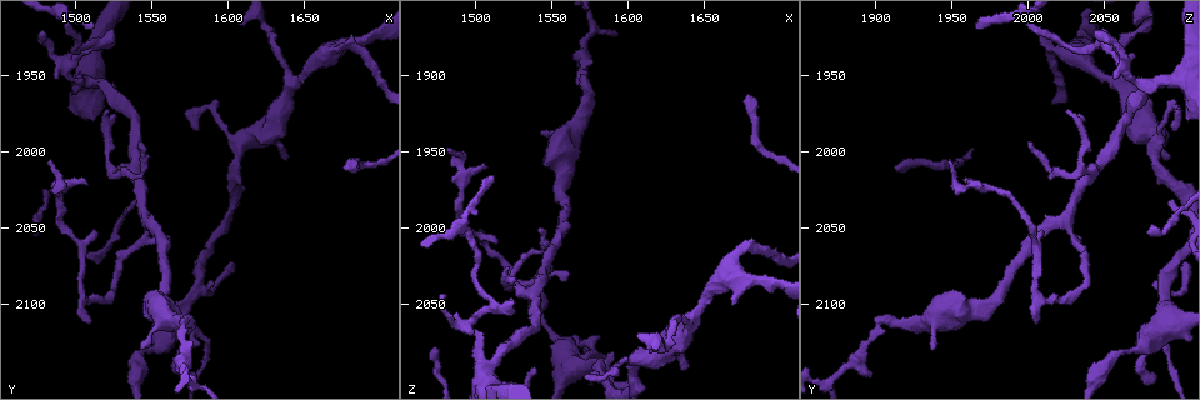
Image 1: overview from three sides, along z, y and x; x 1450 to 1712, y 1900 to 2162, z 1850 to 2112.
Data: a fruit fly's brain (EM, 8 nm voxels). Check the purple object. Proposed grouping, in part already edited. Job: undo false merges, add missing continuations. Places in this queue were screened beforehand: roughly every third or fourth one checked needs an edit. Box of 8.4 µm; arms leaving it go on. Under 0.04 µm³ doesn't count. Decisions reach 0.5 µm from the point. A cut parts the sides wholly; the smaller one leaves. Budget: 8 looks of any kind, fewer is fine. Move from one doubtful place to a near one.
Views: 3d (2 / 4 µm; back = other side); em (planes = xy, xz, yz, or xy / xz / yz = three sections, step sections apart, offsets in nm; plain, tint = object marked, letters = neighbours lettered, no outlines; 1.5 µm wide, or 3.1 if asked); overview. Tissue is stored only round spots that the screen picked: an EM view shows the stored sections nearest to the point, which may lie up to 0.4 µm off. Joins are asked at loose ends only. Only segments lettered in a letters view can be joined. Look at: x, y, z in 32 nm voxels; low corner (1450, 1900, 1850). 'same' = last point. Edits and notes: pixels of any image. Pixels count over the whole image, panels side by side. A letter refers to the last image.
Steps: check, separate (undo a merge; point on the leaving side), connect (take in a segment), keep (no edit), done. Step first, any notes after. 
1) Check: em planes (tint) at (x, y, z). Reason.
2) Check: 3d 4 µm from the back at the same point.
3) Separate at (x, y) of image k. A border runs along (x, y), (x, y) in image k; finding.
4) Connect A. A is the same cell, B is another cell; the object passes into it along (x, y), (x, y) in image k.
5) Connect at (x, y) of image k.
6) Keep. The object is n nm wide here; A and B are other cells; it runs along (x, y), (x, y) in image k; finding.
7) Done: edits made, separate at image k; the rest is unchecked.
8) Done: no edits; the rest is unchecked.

Check: 3d 2 µm at (1582, 2088, 2090). Sudden change in width.

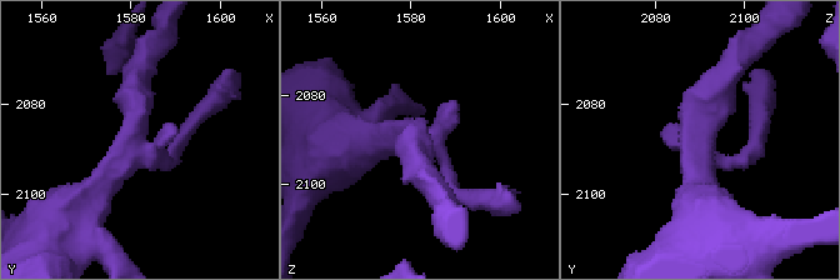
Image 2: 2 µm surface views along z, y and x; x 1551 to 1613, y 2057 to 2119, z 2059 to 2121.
Check: em planes (letters) at (1582, 2088, 2089).

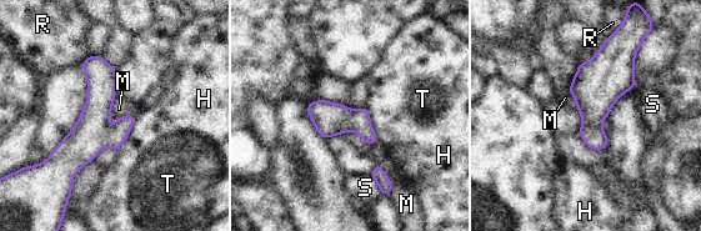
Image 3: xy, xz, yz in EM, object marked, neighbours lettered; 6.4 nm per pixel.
Keep. The object is 220 nm wide here; the longest contact is with H, 240 nm; H, M, R, S and T are other cells; one neuron here.

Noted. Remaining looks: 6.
Check: 3d 2 µm at (1564, 2058, 2028). Free end.

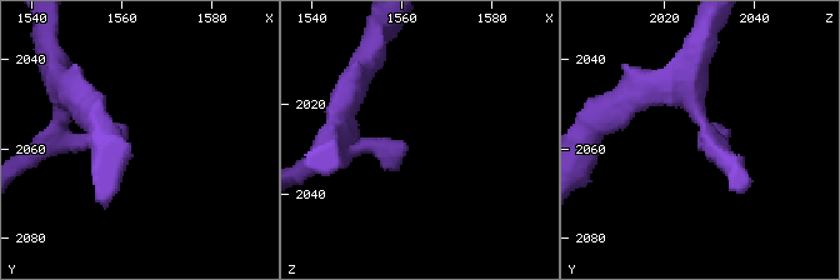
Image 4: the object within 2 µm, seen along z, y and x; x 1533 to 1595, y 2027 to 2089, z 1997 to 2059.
Check: em yz step 4 (tint) at (1562, 2056, 2030). Now the EM.

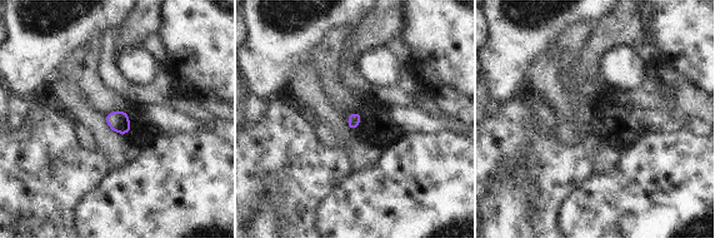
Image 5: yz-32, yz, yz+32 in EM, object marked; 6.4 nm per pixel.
Check: em planes (letters) at the same point.

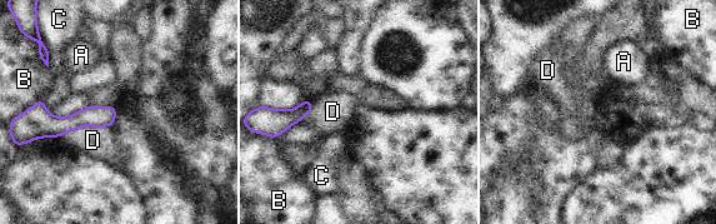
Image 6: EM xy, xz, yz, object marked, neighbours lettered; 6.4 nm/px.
Keep. A, B, C and D are other cells; a border runs along (111, 125), (80, 127), (56, 138) in image 6; none of them fits.

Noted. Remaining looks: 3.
Check: 3d 2 µm at (1512, 1918, 1966).

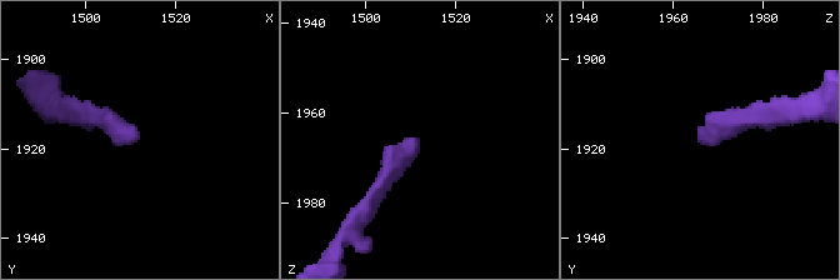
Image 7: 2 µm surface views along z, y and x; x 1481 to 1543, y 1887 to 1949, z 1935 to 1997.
Check: em yz step 8 (letters) at (1512, 1917, 1966). Now the EM.

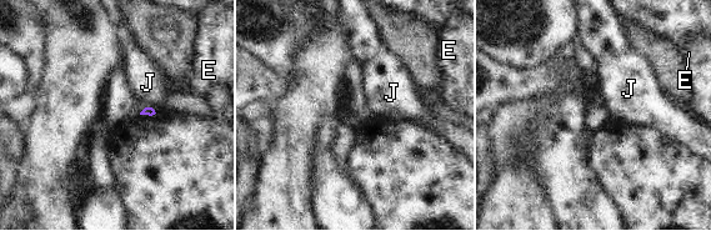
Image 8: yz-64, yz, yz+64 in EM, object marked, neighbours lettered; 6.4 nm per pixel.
Check: em planes (letters) at the same point. Another direction.

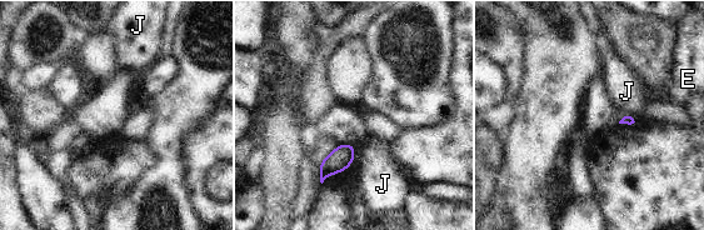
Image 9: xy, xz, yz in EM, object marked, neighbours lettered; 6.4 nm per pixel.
Keep. E and J are other cells; a border runs along (619, 121), (624, 116), (635, 121) in image 9; no lettered segment goes on from it.

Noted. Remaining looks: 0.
Done: no edits; the rest is unchecked.

